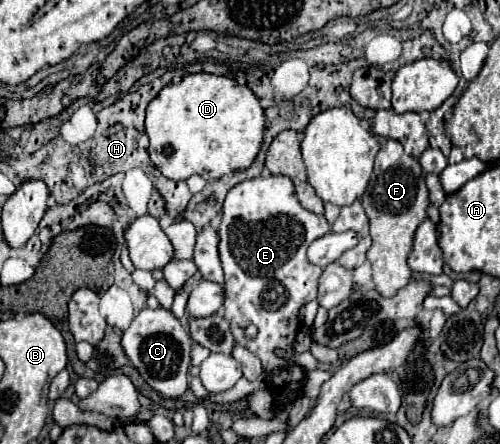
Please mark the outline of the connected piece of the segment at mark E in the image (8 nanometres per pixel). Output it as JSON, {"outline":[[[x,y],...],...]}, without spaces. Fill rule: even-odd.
{"outline":[[[271,175],[271,177],[253,177],[245,179],[243,183],[235,185],[223,203],[221,211],[221,227],[219,227],[219,255],[225,271],[225,309],[223,315],[231,323],[231,333],[235,337],[235,343],[249,349],[253,355],[257,355],[263,363],[263,371],[267,373],[269,387],[273,391],[273,399],[279,405],[287,405],[293,399],[297,399],[303,391],[303,377],[305,369],[297,363],[291,361],[291,355],[295,355],[295,339],[297,333],[301,331],[301,319],[299,311],[305,303],[317,297],[317,281],[321,277],[321,267],[311,265],[307,261],[307,247],[327,235],[331,231],[331,225],[327,223],[325,217],[315,215],[307,209],[301,207],[293,183],[285,175]],[[253,323],[257,327],[257,337],[255,339],[245,339],[243,329],[245,325]],[[281,349],[287,353],[287,357],[277,357],[275,351]]]}

